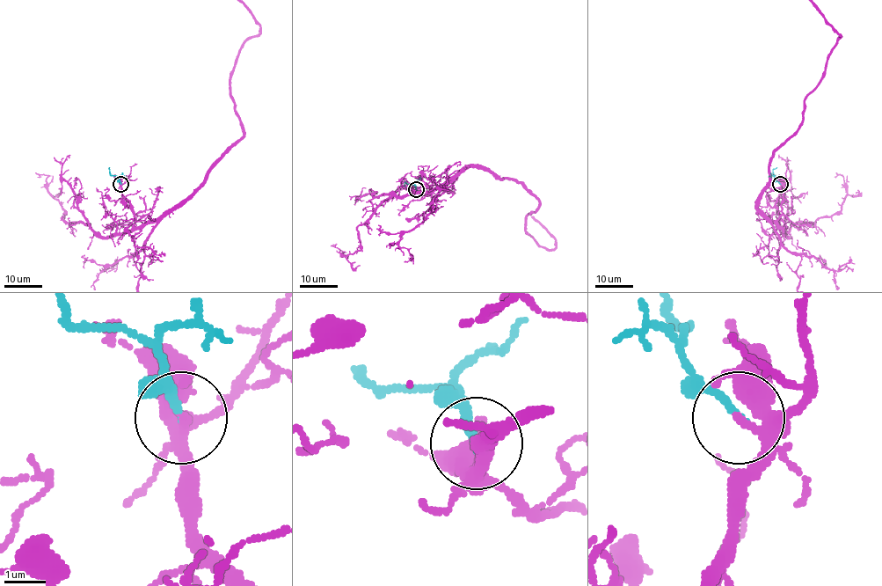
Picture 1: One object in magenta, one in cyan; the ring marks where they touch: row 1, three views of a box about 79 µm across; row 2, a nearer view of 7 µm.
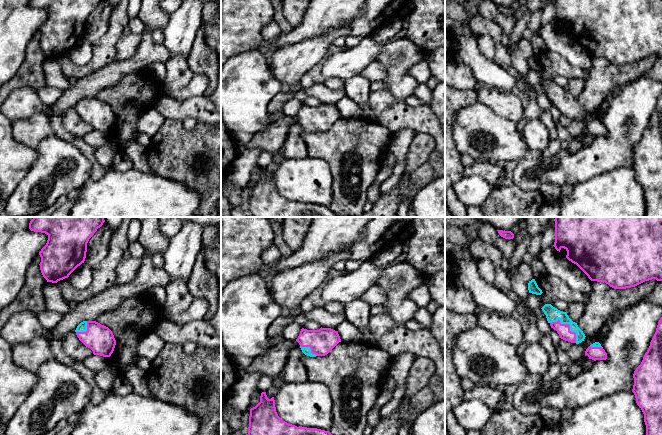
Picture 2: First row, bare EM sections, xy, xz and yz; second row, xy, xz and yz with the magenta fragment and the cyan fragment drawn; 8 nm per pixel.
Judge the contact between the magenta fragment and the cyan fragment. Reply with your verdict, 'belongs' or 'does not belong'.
belongs

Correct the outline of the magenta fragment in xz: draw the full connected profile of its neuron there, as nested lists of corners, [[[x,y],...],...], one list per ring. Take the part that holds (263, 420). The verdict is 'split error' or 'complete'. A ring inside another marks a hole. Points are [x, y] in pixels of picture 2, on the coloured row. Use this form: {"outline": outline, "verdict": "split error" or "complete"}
{"outline": [[[262,392],[260,402],[250,409],[248,435],[332,435],[329,431],[295,426],[283,421],[276,412],[274,397],[267,398],[266,392]]], "verdict": "complete"}

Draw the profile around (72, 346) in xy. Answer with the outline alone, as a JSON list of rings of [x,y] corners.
[[[70,332],[61,341],[63,351],[70,357],[82,361],[93,355],[93,351],[85,346],[77,337],[76,332]]]

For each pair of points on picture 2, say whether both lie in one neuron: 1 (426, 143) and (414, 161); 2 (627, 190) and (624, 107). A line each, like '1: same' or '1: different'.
1: same
2: different

